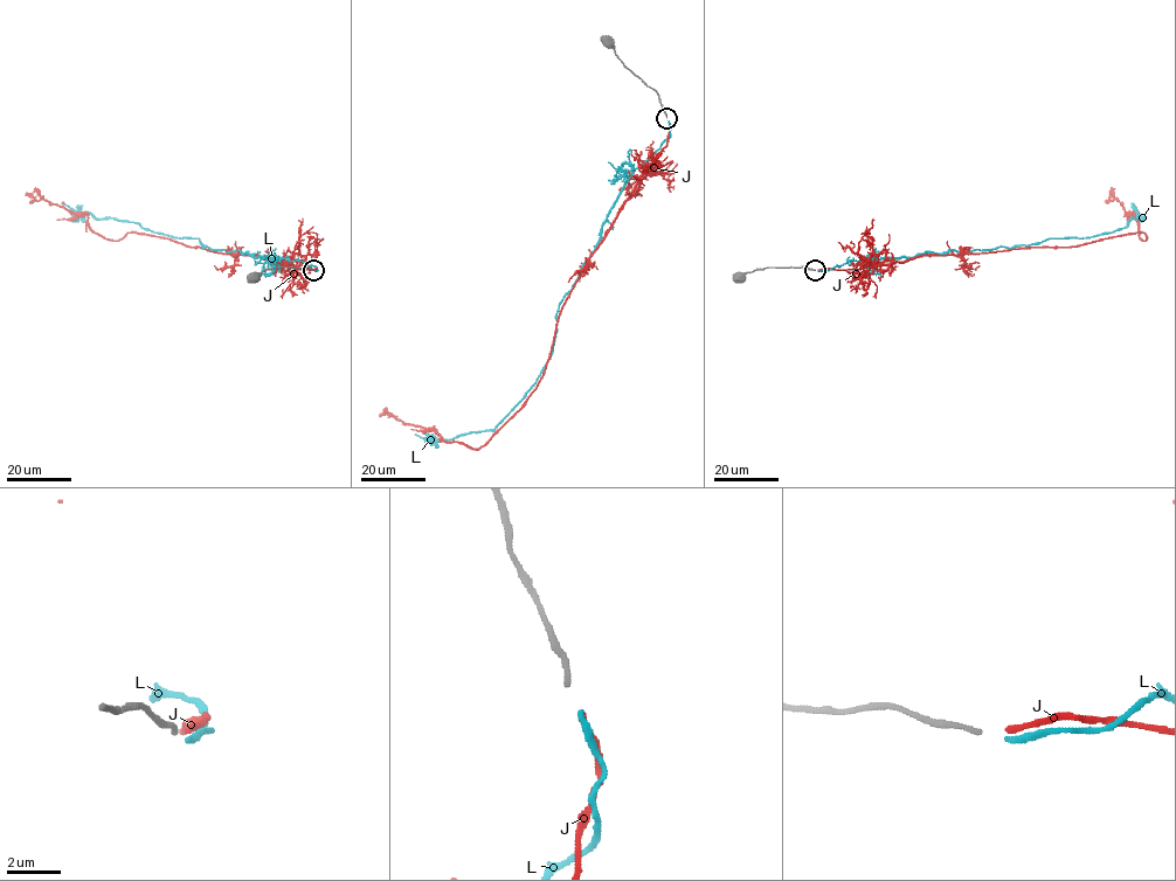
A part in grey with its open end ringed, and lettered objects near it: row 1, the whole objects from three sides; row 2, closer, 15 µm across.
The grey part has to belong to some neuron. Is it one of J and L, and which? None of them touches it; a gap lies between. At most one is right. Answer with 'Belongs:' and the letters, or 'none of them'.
Belongs: L

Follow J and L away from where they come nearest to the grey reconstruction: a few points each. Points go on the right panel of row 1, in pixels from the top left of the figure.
J: (817, 269), (1074, 247), (1142, 231), (1146, 240), (1140, 237), (1136, 219), (1109, 199), (1113, 192)
L: (817, 270), (865, 258), (1094, 237), (1119, 230), (1135, 219), (1138, 210), (1132, 202)

